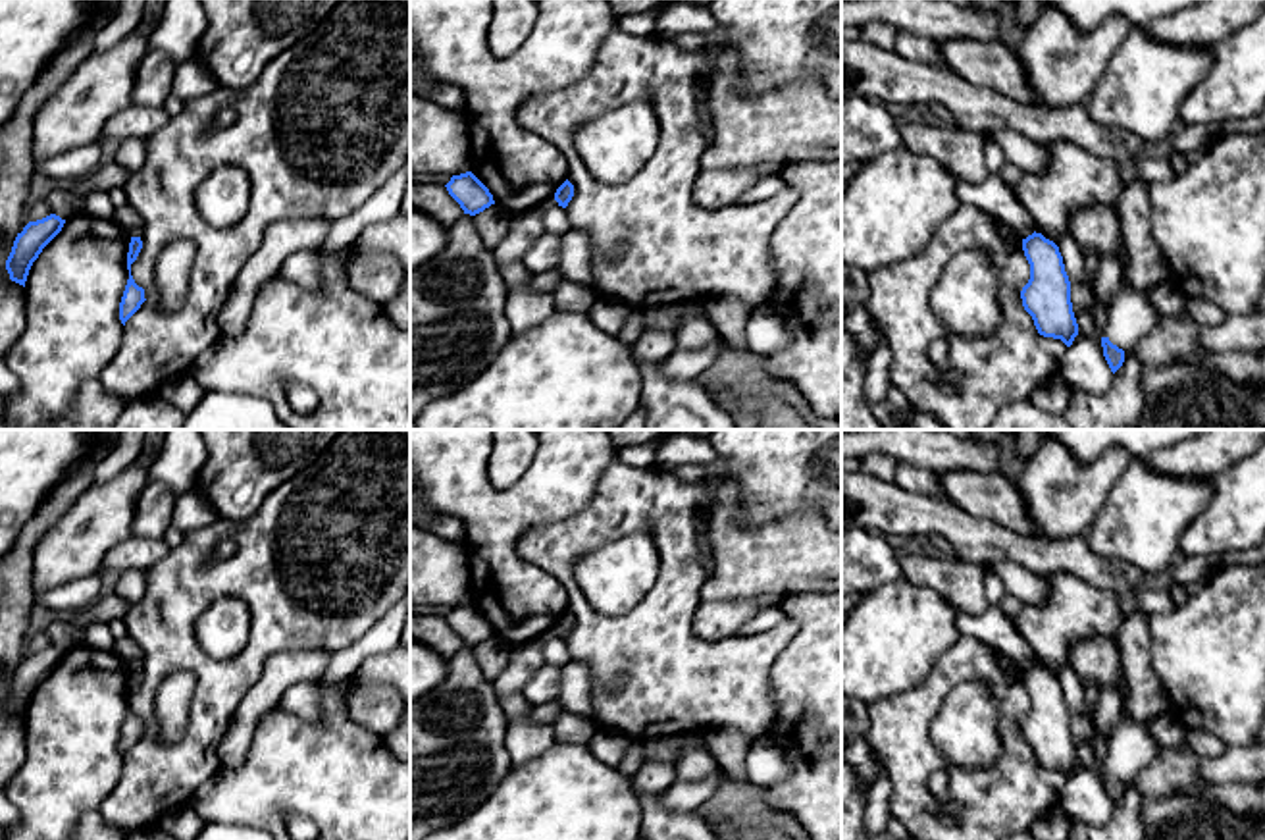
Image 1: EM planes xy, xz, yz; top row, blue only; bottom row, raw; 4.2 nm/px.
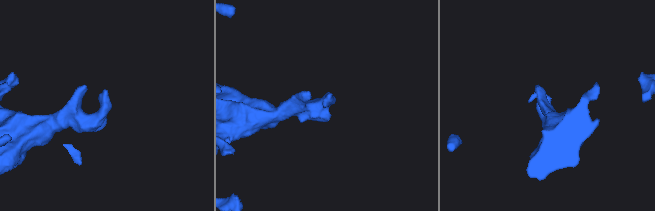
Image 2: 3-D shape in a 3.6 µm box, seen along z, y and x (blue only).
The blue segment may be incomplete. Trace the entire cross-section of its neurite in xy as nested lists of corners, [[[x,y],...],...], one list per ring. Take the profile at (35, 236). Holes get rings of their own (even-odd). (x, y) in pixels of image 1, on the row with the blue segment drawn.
[[[50,214],[42,220],[29,222],[21,233],[17,233],[12,252],[6,260],[10,279],[23,285],[27,281],[33,262],[42,249],[62,231],[65,220]]]

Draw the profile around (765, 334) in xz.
[[[755,308],[745,324],[745,351],[766,356],[780,349],[786,349],[791,341],[787,324],[766,312],[764,308]]]

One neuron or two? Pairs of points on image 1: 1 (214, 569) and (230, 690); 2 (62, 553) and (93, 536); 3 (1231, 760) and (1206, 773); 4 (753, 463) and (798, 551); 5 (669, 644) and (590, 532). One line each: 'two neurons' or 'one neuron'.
1: one neuron
2: one neuron
3: one neuron
4: two neurons
5: one neuron

